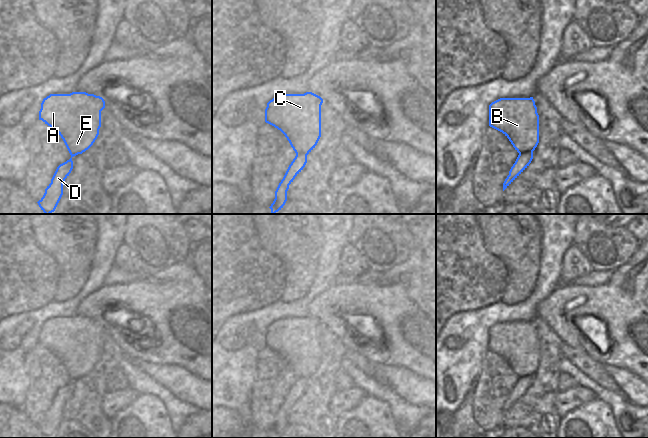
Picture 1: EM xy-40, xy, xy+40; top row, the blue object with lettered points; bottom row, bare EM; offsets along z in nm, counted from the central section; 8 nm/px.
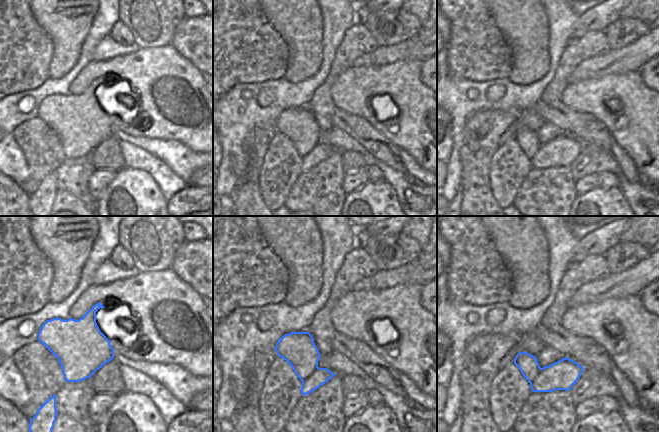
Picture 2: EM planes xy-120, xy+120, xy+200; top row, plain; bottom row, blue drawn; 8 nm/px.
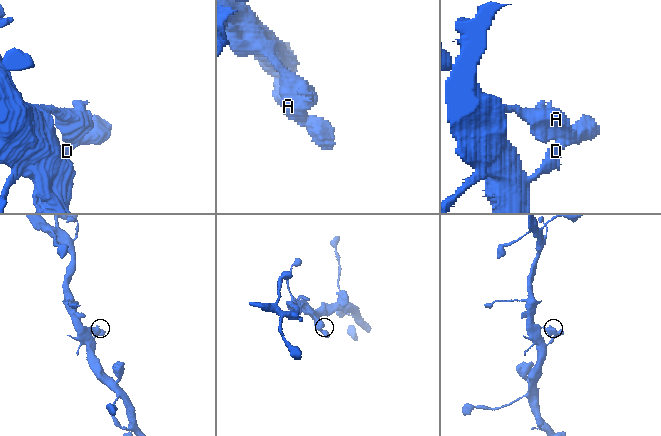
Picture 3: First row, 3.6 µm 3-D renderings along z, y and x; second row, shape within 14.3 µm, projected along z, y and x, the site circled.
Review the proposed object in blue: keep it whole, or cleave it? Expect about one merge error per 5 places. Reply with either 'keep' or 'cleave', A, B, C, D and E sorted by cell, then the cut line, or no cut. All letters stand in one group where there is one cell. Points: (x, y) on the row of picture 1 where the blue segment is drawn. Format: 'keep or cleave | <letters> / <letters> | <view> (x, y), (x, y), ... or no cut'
keep | A B C D E | no cut

